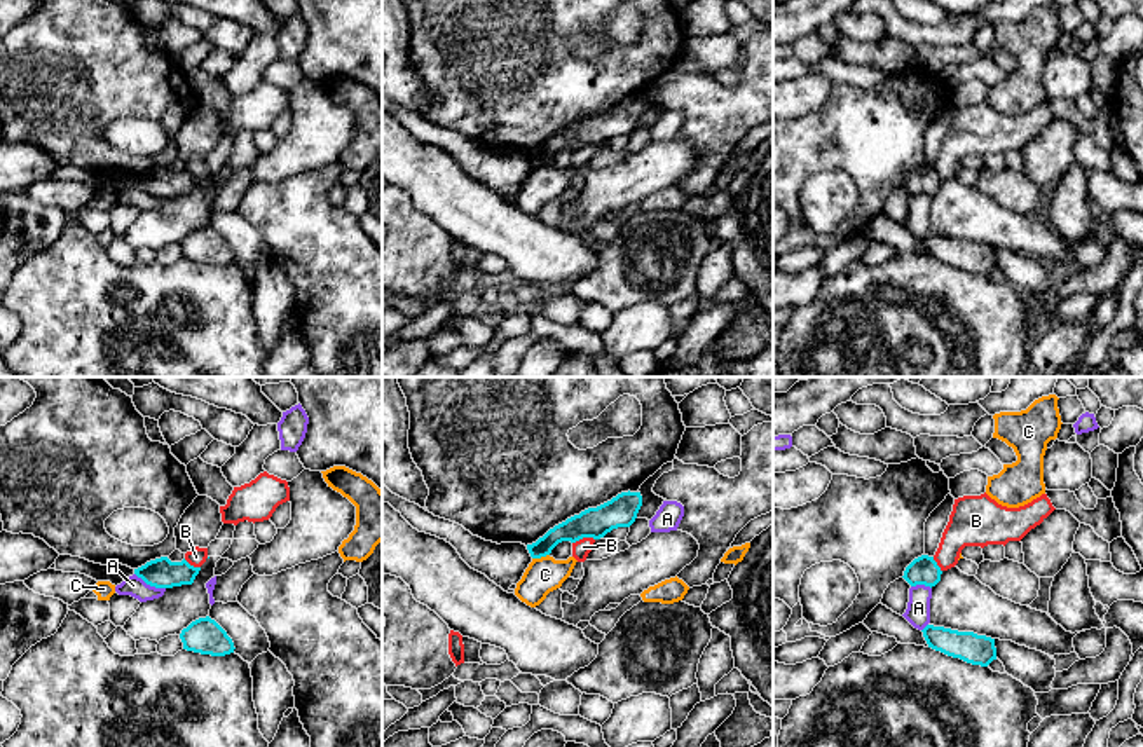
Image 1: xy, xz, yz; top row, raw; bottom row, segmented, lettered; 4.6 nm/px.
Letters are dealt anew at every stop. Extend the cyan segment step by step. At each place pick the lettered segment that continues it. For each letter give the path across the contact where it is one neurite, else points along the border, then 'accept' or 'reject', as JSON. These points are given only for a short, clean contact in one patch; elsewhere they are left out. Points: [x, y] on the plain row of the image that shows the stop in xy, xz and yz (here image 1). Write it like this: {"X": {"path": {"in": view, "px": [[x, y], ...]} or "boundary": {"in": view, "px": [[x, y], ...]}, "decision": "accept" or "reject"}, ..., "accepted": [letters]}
{"A": {"decision": "reject"}, "B": {"boundary": {"in": "xz", "px": [[594, 147], [580, 147], [573, 152]]}, "decision": "reject"}, "C": {"boundary": {"in": "xz", "px": [[548, 163], [533, 168]]}, "decision": "reject"}, "accepted": []}

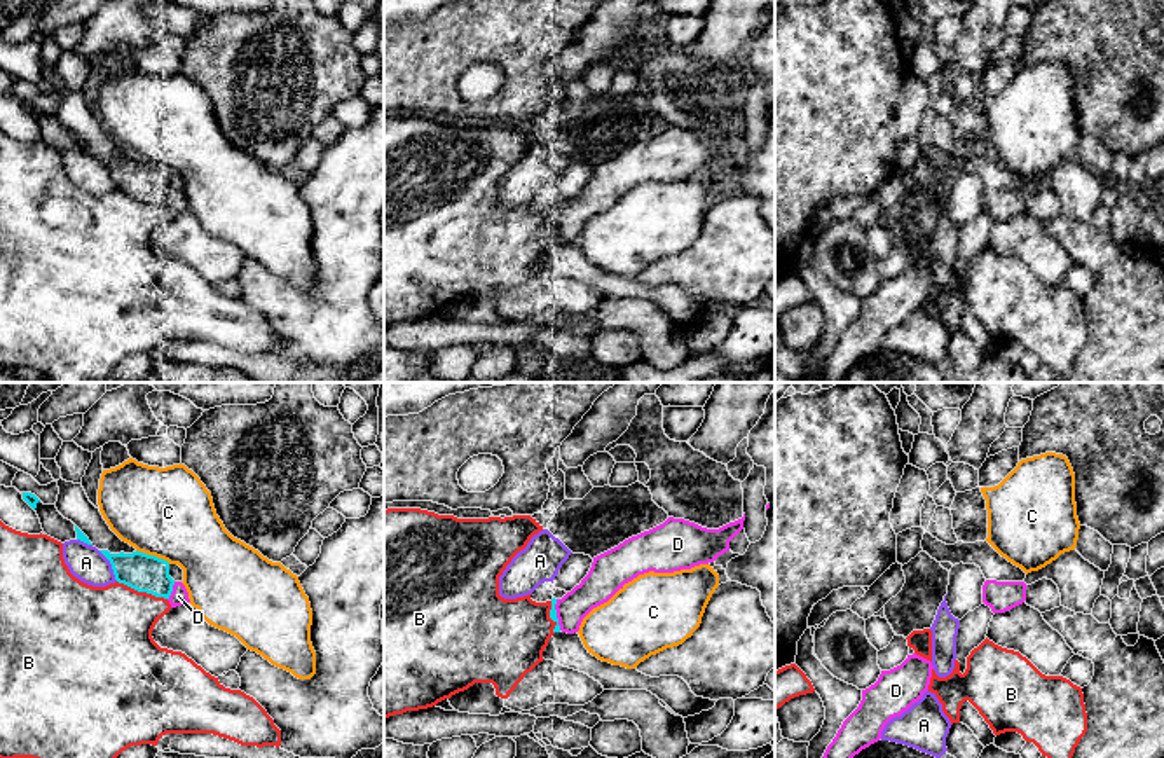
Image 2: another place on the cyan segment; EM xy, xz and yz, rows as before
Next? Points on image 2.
{"A": {"boundary": {"in": "xy", "px": [[98, 159], [109, 170], [117, 189]]}, "decision": "reject"}, "B": {"decision": "reject"}, "C": {"boundary": {"in": "xy", "px": [[136, 158], [170, 172]]}, "decision": "reject"}, "D": {"decision": "accept"}, "accepted": ["D"]}

